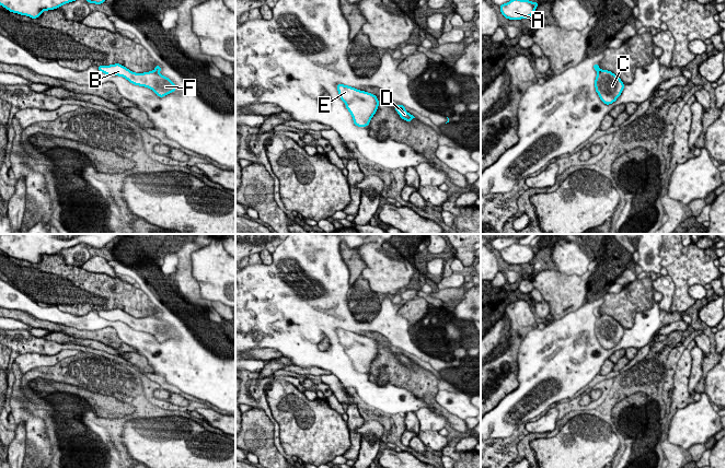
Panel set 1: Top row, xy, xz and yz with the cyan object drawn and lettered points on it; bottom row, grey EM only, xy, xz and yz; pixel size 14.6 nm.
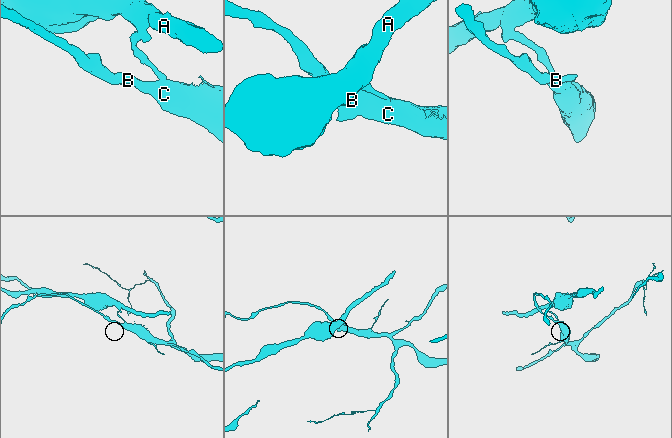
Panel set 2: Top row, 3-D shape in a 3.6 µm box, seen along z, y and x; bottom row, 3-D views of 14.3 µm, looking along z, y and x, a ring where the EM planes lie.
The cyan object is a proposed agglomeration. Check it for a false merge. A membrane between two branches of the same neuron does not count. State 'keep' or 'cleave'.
cleave

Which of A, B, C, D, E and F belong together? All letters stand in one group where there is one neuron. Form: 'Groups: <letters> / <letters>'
Groups: A / B C D E F

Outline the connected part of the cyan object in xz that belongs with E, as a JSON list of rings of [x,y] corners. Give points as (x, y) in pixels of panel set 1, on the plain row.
[[[336,329],[336,332],[354,368],[358,372],[368,371],[379,351],[377,341],[344,329]]]

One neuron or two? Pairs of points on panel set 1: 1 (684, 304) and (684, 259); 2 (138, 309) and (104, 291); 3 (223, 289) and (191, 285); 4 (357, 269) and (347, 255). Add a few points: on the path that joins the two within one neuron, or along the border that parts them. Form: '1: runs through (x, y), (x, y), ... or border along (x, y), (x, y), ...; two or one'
1: runs through (683, 293), (684, 270); one
2: runs through (129, 301), (122, 294), (113, 293); one
3: border along (191, 262), (199, 294), (211, 302); two
4: runs through (356, 266), (350, 258); one

